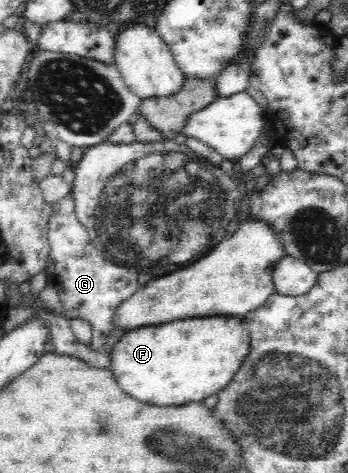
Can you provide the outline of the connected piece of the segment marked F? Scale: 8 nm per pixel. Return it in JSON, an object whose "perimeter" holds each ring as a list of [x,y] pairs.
{"perimeter":[[[237,316],[187,320],[128,330],[110,354],[110,369],[125,394],[156,406],[182,406],[219,394],[251,351],[245,321]]]}

